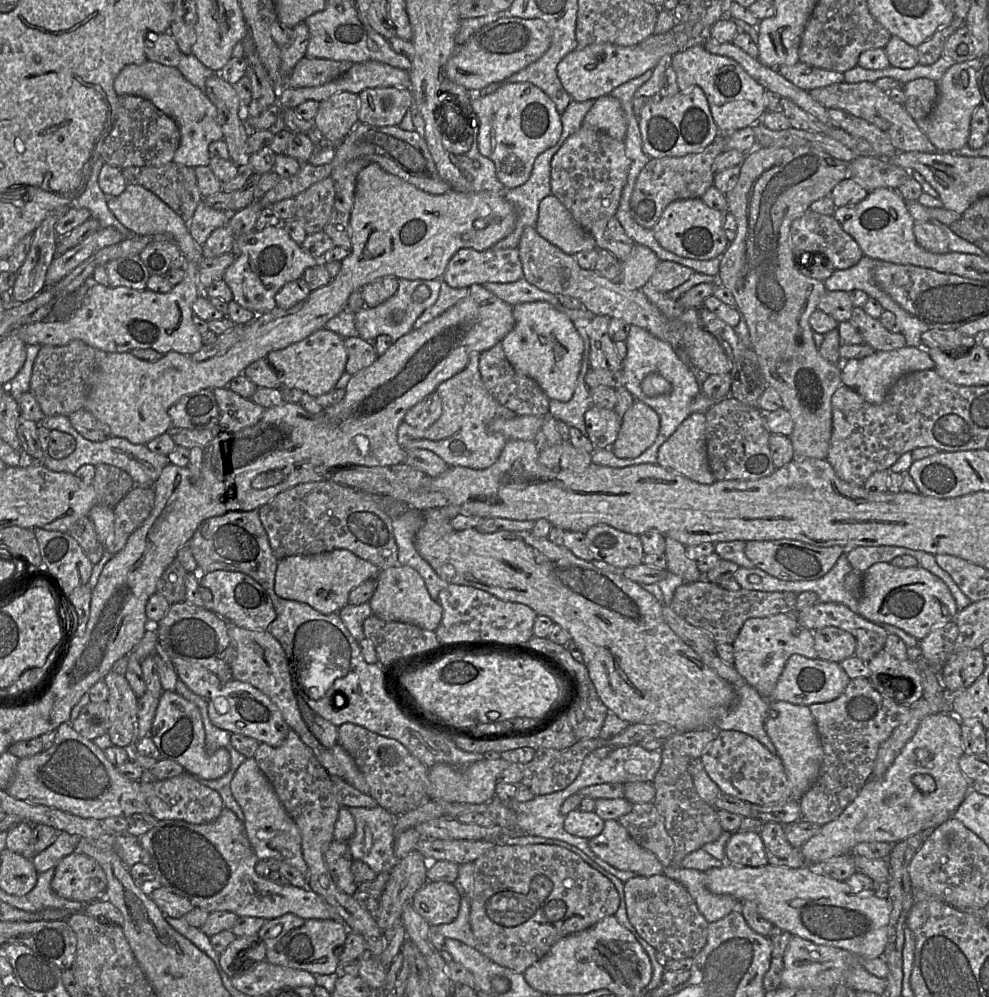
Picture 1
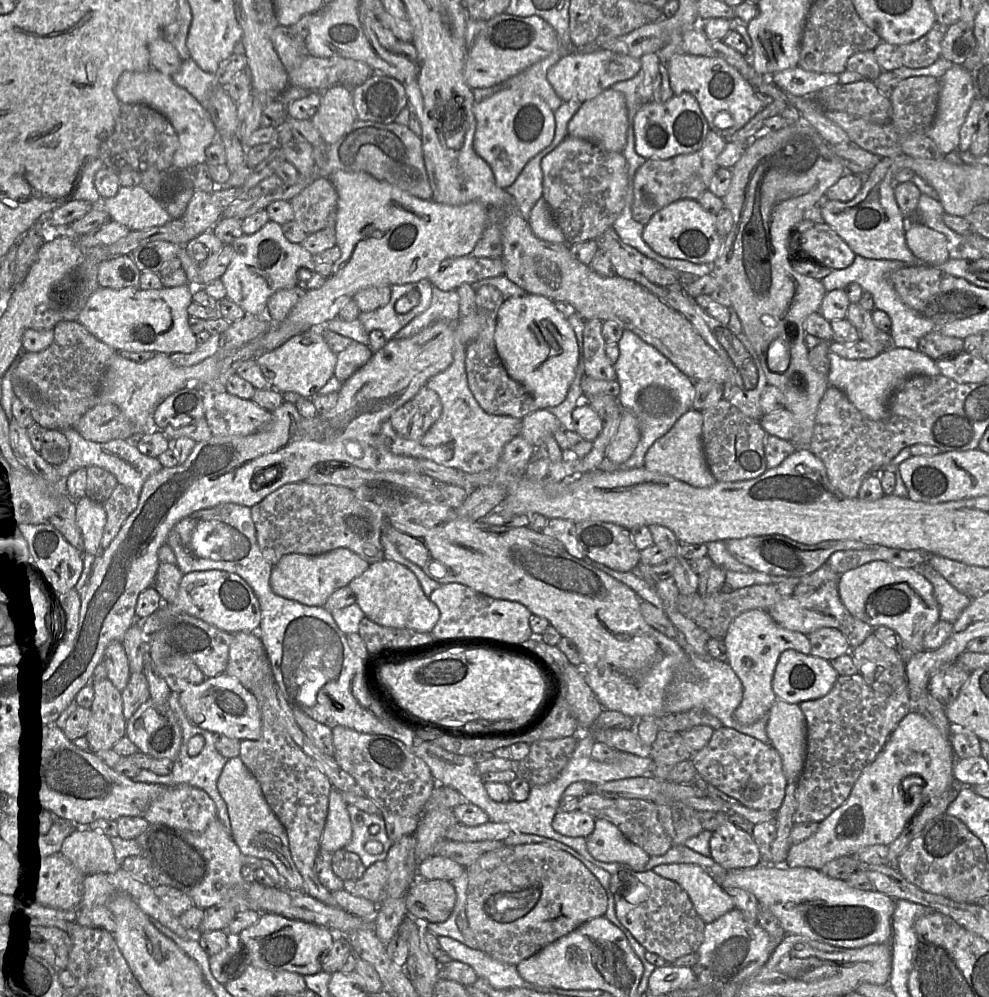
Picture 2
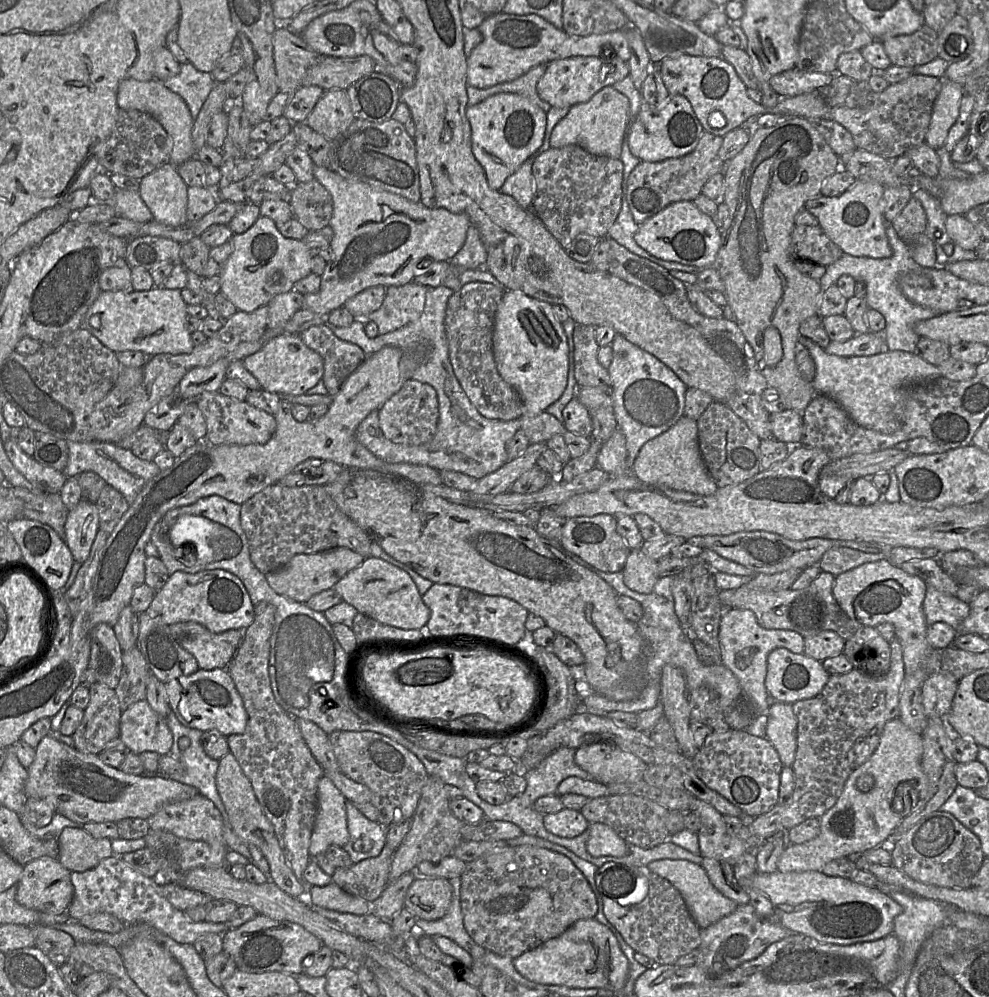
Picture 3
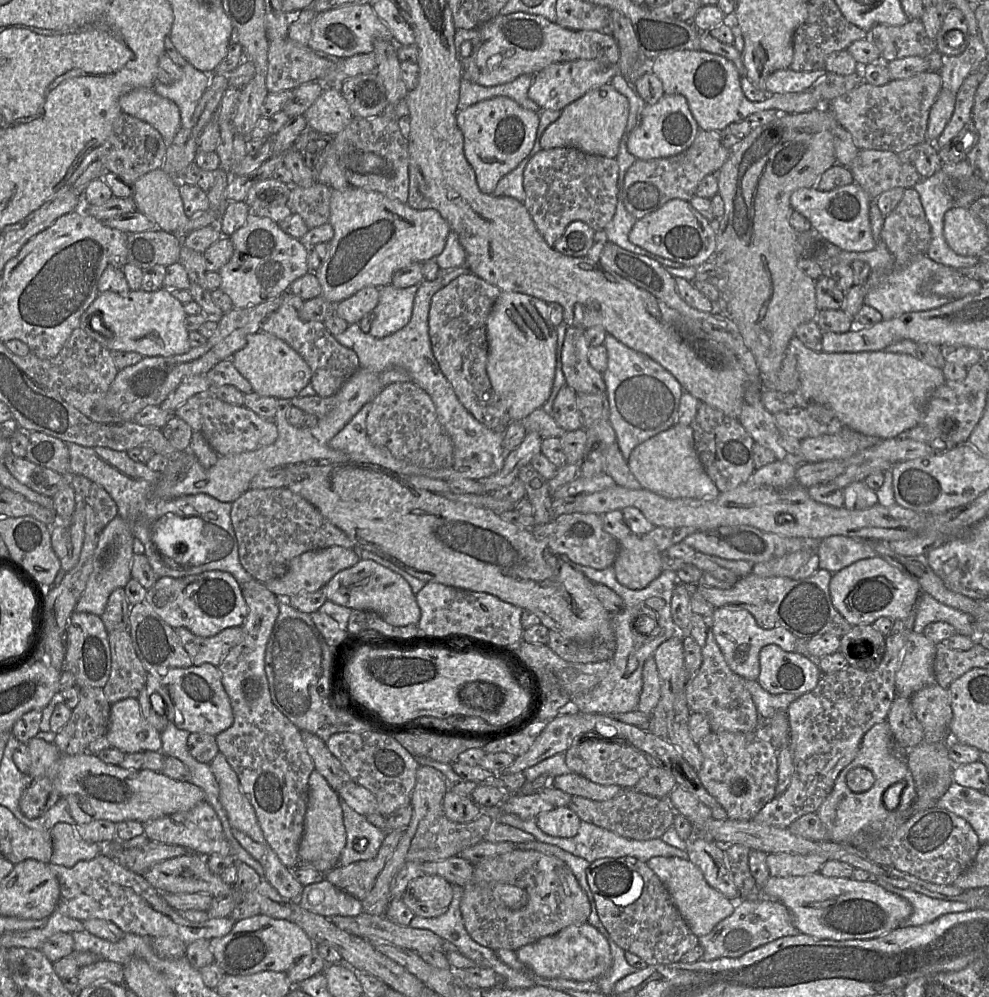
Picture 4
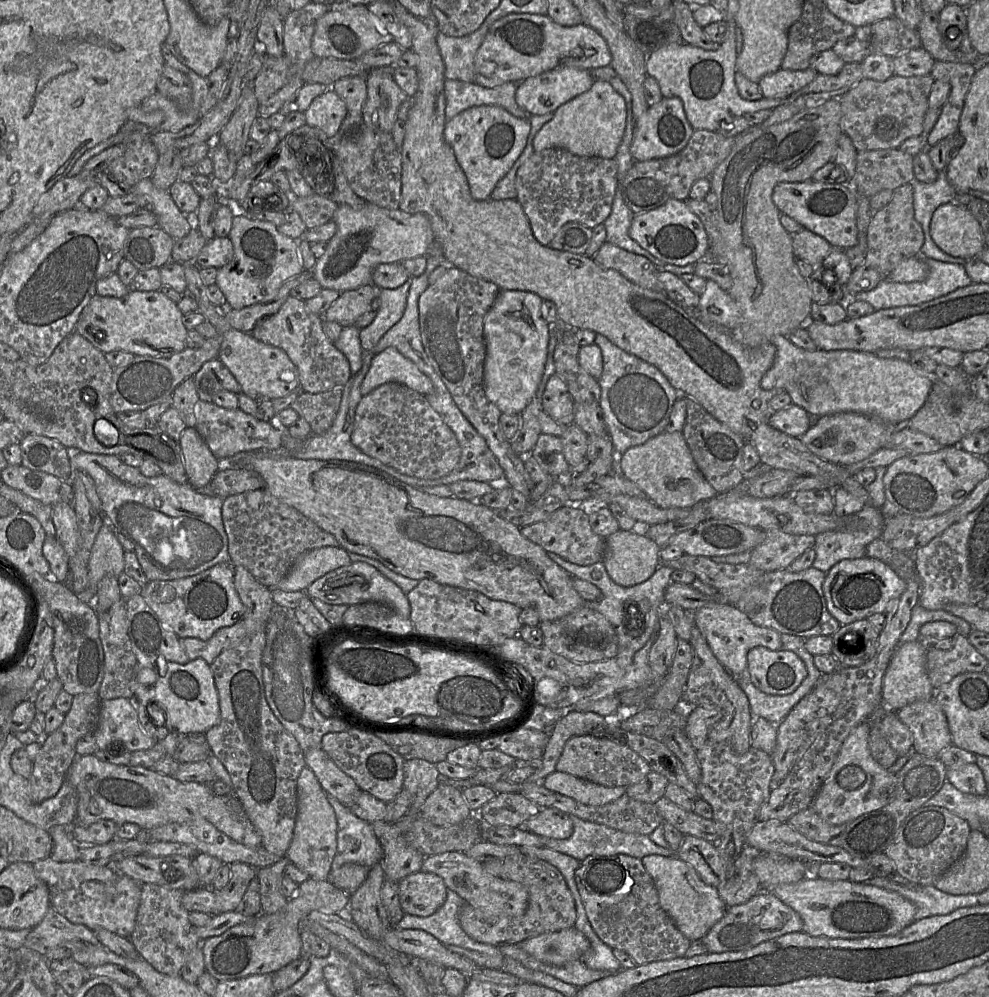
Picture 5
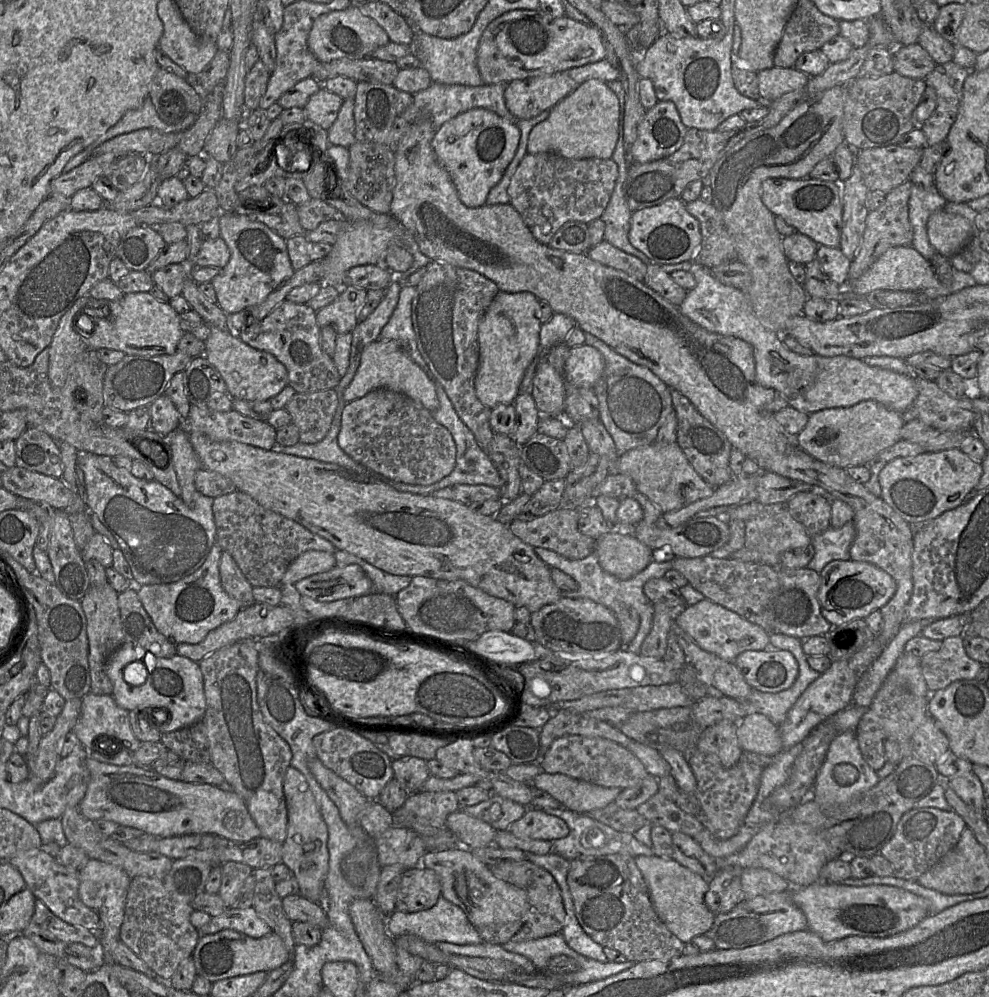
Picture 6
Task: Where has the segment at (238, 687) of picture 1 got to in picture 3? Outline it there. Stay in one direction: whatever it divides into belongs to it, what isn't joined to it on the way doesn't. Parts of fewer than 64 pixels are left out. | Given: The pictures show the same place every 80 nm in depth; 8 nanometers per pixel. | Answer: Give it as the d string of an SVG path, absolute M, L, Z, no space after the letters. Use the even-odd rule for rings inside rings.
M226 669L202 670L165 683L168 704L176 718L186 727L206 732L217 730L225 736L242 734L248 722L243 700Z

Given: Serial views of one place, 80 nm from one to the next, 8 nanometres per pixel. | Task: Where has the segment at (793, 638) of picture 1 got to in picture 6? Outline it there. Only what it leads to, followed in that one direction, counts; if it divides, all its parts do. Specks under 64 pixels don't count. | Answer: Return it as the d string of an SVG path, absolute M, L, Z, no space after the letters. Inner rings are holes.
M707 598L685 607L675 619L675 624L685 631L703 650L733 662L747 650L779 650L770 646L770 634L757 624Z

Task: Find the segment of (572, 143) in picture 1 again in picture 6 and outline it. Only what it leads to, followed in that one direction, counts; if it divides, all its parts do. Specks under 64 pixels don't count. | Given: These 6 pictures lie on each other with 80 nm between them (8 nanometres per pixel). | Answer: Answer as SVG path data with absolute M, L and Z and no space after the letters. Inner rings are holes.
M551 152L526 154L517 166L507 189L510 204L519 213L533 237L548 245L557 230L568 221L585 224L599 219L608 204L617 178L617 164L609 159L570 159Z

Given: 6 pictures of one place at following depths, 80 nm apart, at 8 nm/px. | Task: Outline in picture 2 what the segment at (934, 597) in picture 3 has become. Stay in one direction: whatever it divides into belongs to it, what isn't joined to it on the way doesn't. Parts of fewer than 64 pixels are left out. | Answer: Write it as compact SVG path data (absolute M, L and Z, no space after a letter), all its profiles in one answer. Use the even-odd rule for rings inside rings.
M929 561L914 567L933 586L934 596L939 605L940 621L954 624L961 612L970 604L971 599L955 589L935 570Z

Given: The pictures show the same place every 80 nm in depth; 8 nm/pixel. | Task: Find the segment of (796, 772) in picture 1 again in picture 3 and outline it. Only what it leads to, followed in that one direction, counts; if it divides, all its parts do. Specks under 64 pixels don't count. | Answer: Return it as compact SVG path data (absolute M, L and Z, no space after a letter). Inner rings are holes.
M772 702L767 711L766 738L778 752L782 764L792 767L797 749L797 717L791 704Z

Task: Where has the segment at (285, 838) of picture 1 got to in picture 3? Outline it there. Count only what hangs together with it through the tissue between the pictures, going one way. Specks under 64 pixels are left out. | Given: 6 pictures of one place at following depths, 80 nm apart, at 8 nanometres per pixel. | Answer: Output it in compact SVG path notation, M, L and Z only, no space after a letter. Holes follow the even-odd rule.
M228 753L218 761L216 788L225 807L233 833L247 846L256 846L263 853L270 866L270 881L287 894L298 899L304 898L308 887L290 867L274 827L263 813L252 784L244 774L237 759L232 753Z

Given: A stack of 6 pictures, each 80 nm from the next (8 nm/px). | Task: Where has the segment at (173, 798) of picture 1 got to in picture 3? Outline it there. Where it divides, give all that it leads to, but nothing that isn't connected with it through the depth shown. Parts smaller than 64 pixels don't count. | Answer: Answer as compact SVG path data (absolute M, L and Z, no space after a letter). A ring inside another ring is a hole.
M201 794L164 805L147 819L149 828L170 832L211 846L224 846L221 815L213 802Z

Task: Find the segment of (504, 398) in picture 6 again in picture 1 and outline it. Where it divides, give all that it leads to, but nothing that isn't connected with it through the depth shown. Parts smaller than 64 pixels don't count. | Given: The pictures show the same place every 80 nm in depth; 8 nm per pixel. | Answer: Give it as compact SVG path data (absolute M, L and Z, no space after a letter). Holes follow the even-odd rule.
M544 301L513 306L514 327L500 342L515 371L533 379L550 400L567 402L573 396L581 369L583 340L569 317Z

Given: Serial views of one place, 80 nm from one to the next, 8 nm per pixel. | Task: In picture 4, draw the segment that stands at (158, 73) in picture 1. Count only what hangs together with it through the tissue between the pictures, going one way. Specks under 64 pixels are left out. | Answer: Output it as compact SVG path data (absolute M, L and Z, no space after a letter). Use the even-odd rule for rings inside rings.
M152 88L134 89L119 99L122 113L150 124L171 145L180 129L180 111L171 100L158 95Z

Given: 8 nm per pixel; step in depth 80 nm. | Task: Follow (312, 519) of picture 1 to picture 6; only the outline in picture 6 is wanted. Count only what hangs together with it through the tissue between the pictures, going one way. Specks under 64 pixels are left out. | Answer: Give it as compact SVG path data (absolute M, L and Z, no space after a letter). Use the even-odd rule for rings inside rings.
M234 491L214 498L212 510L218 545L231 555L253 587L279 587L288 566L304 552L318 550L335 554L337 551L327 539L263 508L244 492Z

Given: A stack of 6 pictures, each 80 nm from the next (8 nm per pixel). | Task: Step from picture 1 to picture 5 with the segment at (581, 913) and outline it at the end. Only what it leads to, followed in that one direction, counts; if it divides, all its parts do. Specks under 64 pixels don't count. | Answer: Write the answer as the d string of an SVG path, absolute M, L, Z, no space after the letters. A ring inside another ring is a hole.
M516 854L483 863L491 875L524 885L529 892L525 913L518 917L485 914L482 910L464 902L459 911L459 923L472 939L494 946L517 944L528 938L552 933L575 925L577 911L575 900L561 872L552 864L524 854Z

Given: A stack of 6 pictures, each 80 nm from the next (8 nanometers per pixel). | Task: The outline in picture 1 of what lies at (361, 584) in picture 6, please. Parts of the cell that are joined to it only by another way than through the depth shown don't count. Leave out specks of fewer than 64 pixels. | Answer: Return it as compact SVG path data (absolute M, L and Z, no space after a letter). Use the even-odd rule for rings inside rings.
M396 565L382 569L375 577L377 582L369 600L372 614L386 621L413 624L426 630L435 631L443 616L442 606L431 598L420 574L407 565Z

